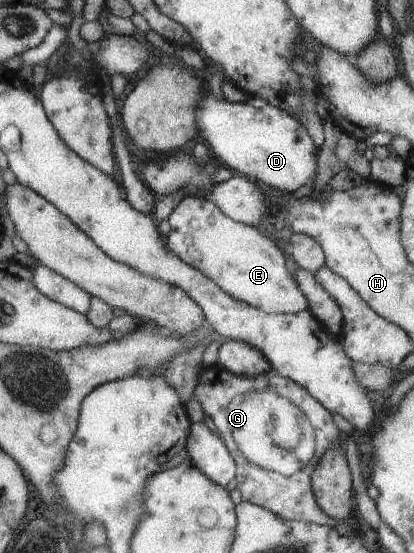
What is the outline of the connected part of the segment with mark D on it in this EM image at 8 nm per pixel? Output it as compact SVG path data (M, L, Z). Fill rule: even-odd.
M212 94L201 99L195 111L195 122L197 123L198 139L208 144L211 156L216 157L225 167L248 175L265 187L274 188L280 192L290 194L304 185L311 188L318 187L314 184L316 173L318 173L318 152L312 138L306 128L295 117L277 107L265 104L261 108L254 108L248 102L218 101Z

